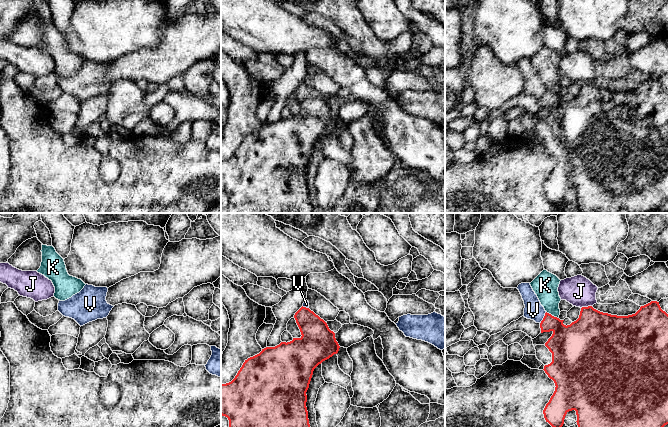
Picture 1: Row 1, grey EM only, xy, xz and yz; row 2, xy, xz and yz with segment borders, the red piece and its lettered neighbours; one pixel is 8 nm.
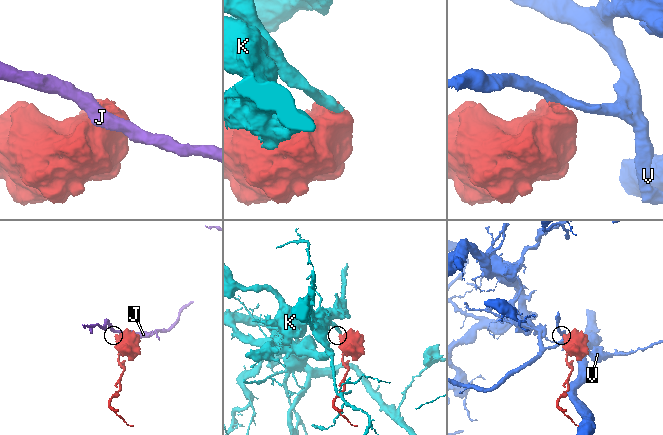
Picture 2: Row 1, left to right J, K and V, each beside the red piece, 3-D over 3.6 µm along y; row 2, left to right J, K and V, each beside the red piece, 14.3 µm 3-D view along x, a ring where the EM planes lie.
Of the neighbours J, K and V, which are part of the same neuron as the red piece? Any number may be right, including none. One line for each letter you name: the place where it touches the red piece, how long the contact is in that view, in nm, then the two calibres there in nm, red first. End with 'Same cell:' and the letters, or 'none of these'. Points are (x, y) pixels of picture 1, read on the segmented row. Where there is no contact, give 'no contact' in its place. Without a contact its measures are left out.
K: contact yz (551, 315); length 120 nm; calibres 260 and 200 nm
Same cell: K

